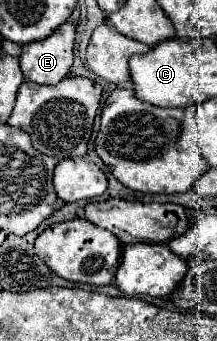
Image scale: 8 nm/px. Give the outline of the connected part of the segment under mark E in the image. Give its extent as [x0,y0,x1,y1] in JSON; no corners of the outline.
[19,23,75,85]

